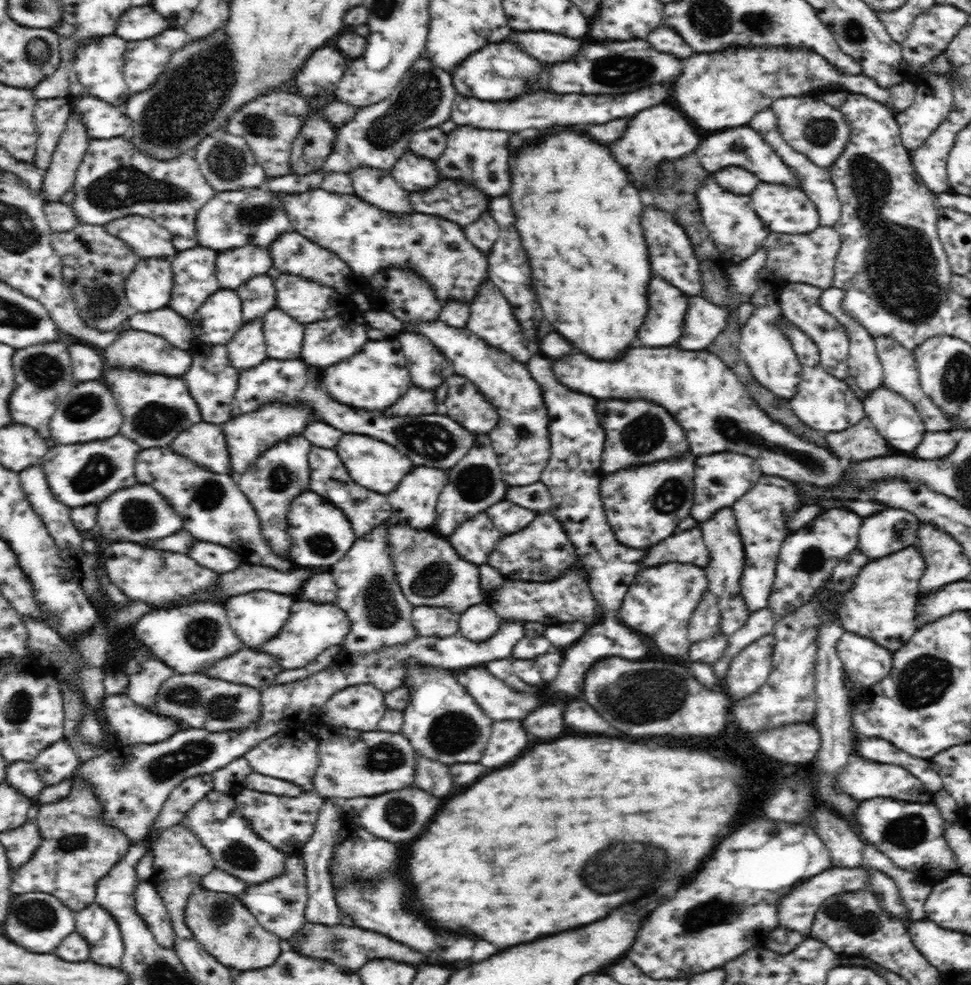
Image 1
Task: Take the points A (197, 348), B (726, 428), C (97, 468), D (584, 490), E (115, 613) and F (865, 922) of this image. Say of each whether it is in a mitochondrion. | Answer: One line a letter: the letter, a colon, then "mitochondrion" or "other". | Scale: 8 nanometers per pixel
A: other
B: mitochondrion
C: mitochondrion
D: mitochondrion
E: other
F: mitochondrion

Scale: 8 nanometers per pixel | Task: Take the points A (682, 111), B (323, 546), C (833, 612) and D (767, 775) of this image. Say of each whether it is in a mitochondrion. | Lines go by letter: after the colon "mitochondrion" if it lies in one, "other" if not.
A: other
B: mitochondrion
C: other
D: other

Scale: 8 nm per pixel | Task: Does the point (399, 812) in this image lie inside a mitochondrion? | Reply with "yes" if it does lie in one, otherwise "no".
yes

